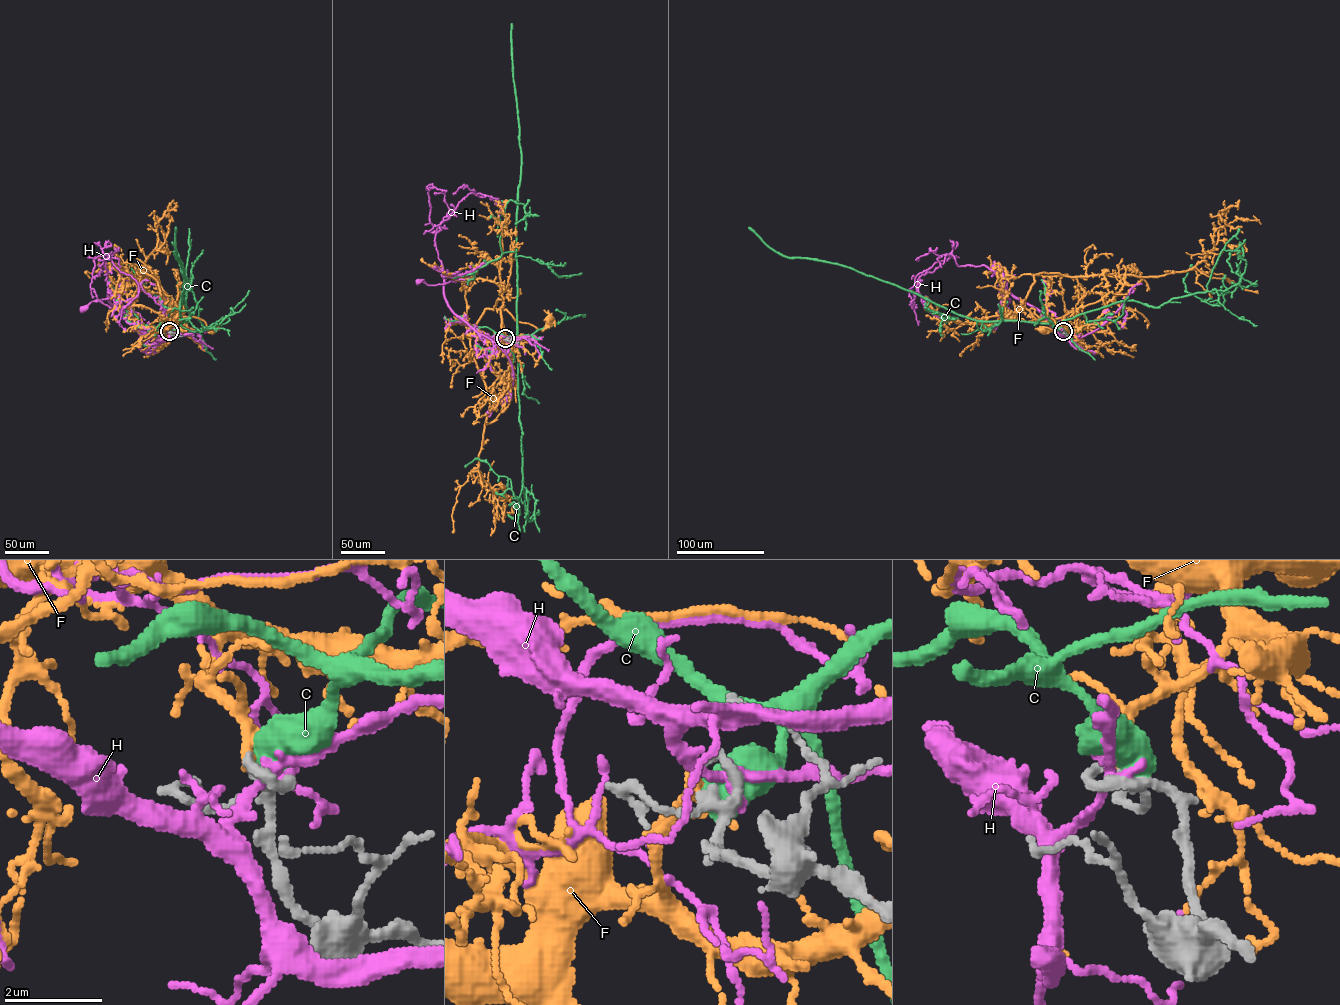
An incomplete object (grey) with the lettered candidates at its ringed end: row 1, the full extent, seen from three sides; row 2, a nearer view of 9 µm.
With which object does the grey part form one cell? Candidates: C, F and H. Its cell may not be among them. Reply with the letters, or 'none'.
F

